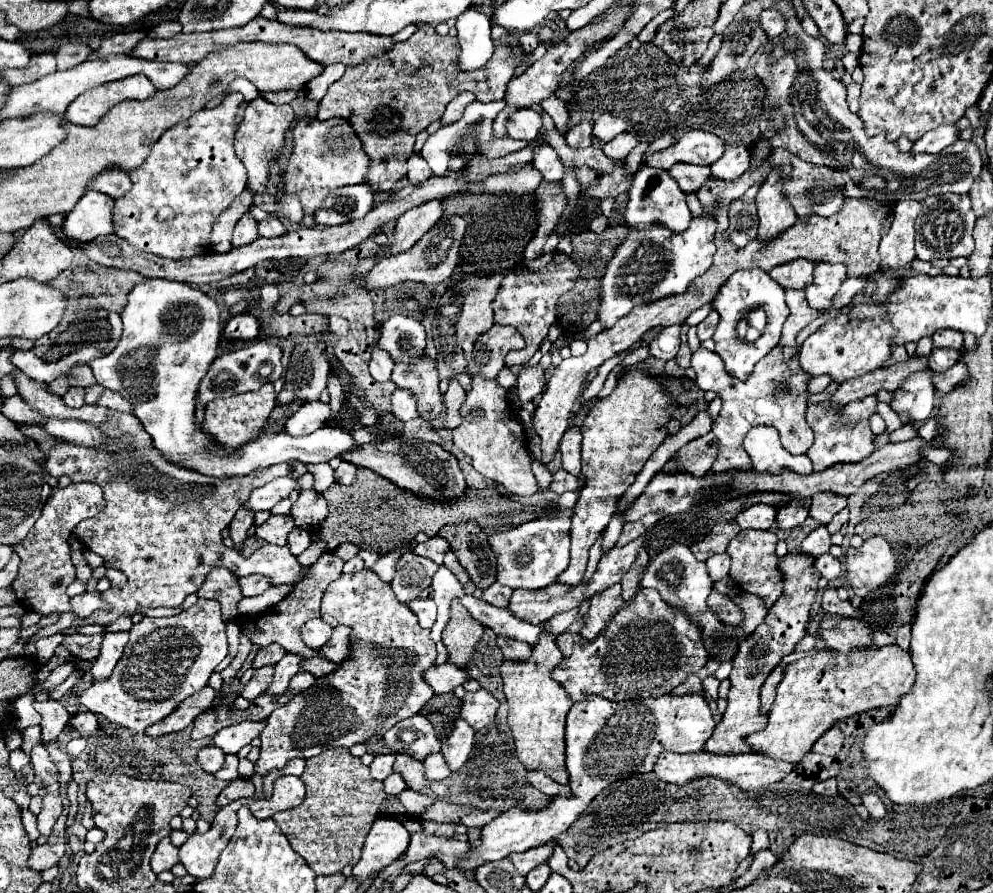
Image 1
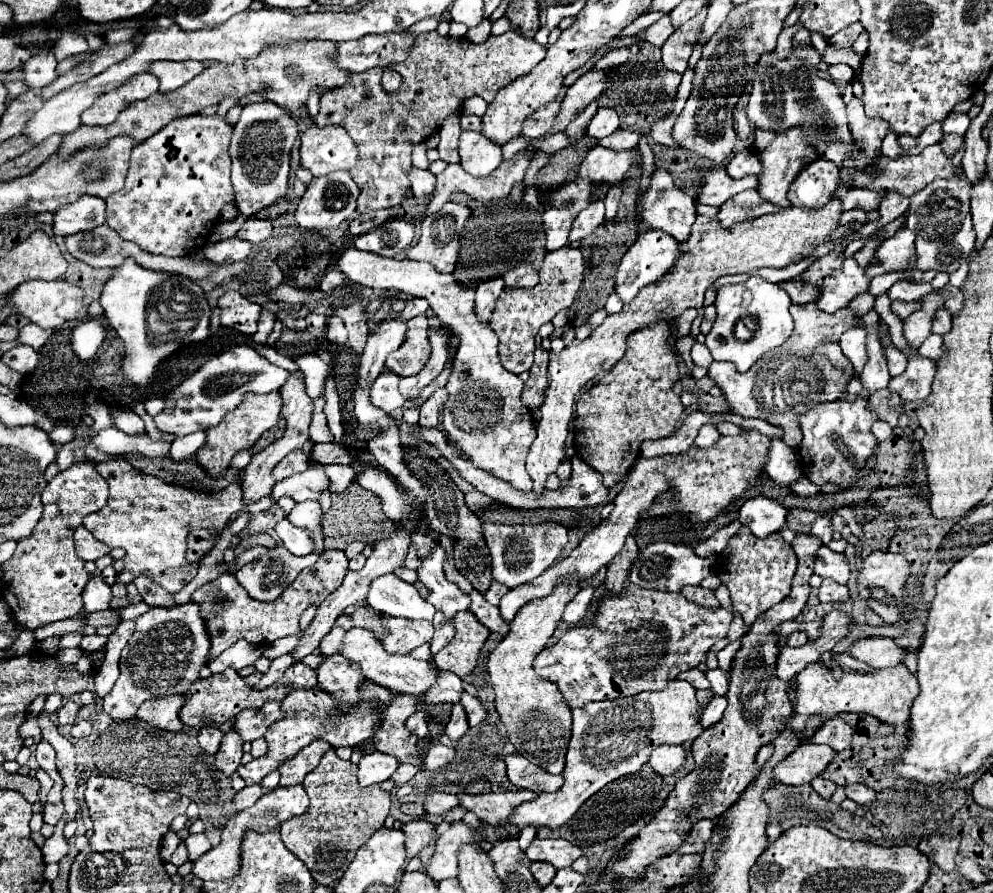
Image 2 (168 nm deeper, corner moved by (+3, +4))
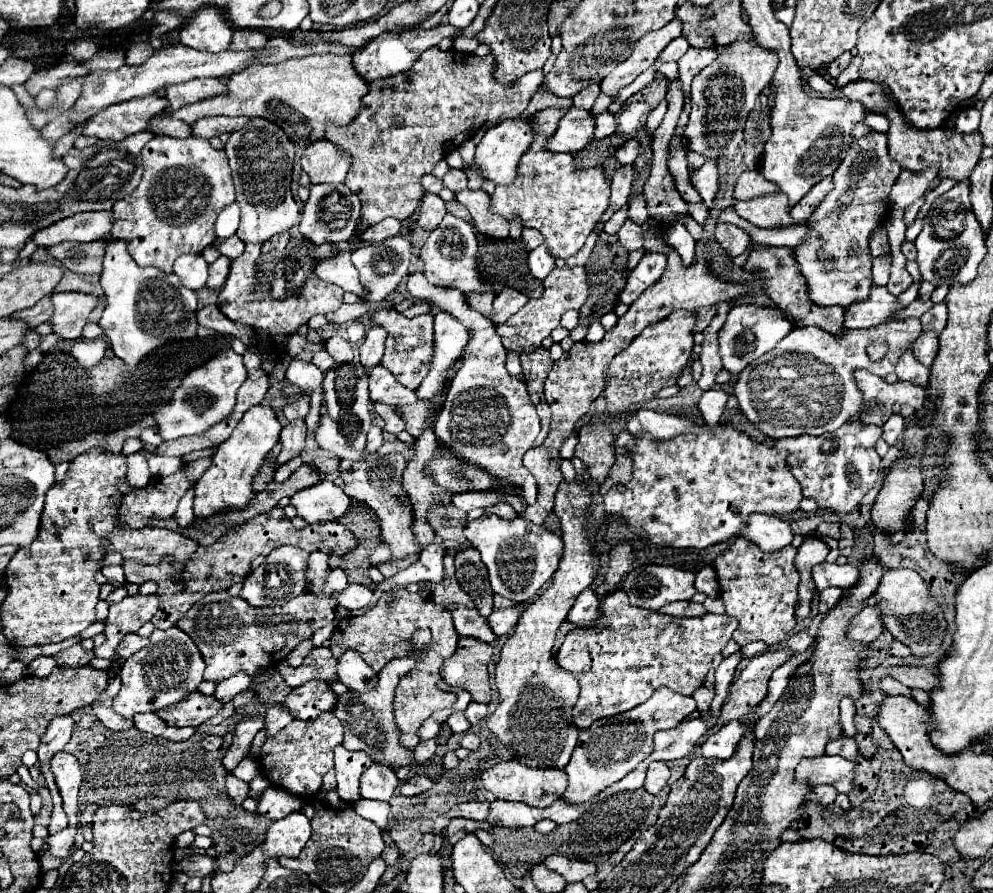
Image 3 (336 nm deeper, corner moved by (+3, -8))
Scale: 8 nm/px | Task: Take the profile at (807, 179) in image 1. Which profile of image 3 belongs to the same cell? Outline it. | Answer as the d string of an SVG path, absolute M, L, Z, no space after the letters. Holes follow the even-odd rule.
M827 176L827 178L823 178L819 184L815 184L815 186L791 208L791 218L797 220L797 222L805 222L805 220L811 216L811 212L815 210L815 206L817 206L831 190L833 190L833 180L831 180L831 176Z

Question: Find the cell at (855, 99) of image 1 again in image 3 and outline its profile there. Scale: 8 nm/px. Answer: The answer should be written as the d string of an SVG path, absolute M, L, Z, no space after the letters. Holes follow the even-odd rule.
M873 132L853 142L847 158L833 174L835 188L807 218L807 236L795 248L799 272L807 282L807 294L813 304L847 308L867 300L873 286L869 238L889 214L889 192L899 174L899 162L887 154L885 134Z

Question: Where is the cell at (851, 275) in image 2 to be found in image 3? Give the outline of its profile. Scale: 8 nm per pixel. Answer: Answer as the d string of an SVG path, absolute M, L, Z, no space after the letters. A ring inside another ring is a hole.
M873 286L871 294L865 302L857 302L849 308L845 308L845 326L847 328L871 328L887 324L889 320L895 320L895 314L903 310L895 296L887 292L887 288Z

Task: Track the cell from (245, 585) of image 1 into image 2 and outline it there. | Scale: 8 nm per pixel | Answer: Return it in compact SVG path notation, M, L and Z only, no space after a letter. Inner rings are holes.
M275 548L267 554L269 560L257 560L241 568L235 578L247 590L247 594L261 602L275 600L291 582L293 578L307 566L311 566L319 554L295 556L289 550Z

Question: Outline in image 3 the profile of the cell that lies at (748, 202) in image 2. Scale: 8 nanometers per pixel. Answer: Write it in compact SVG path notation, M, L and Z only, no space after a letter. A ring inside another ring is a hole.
M723 222L717 224L715 238L717 238L719 246L727 252L729 258L737 258L751 244L751 238L741 228L737 228L733 224L723 224Z

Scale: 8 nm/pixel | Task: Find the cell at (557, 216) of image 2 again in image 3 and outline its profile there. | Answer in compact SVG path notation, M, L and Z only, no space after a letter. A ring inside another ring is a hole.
M541 244L539 248L535 248L529 258L527 258L527 268L529 268L529 274L535 278L535 280L543 280L553 268L555 268L555 258L549 254L547 250L547 244Z

